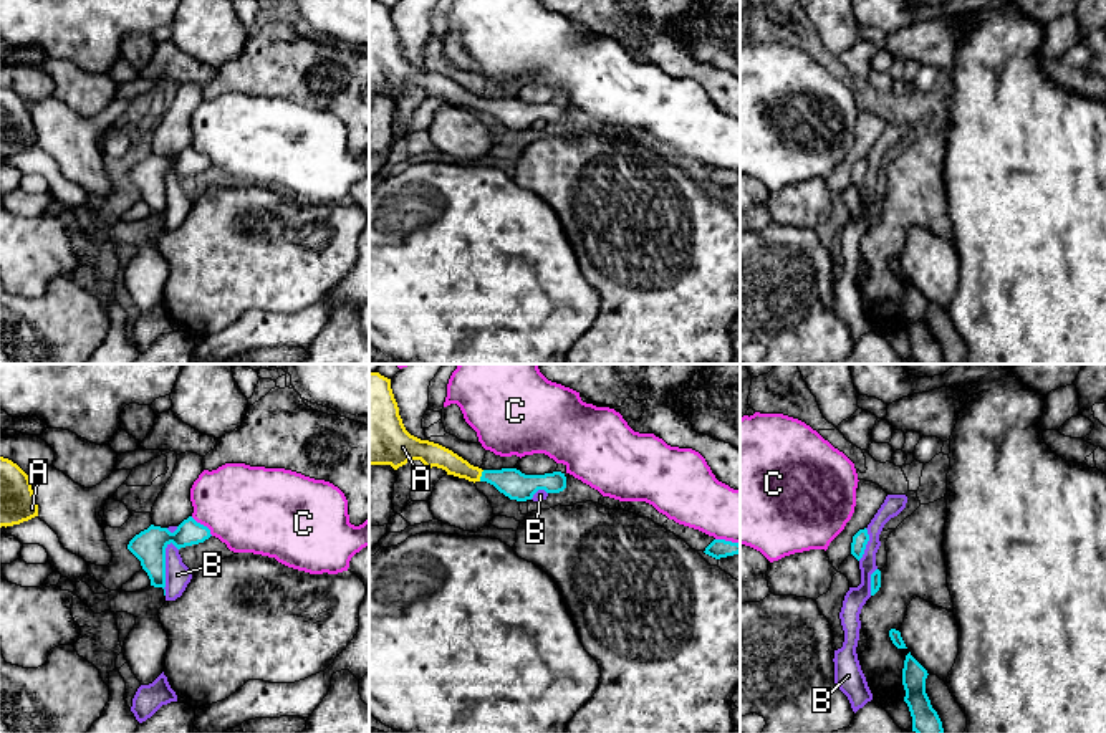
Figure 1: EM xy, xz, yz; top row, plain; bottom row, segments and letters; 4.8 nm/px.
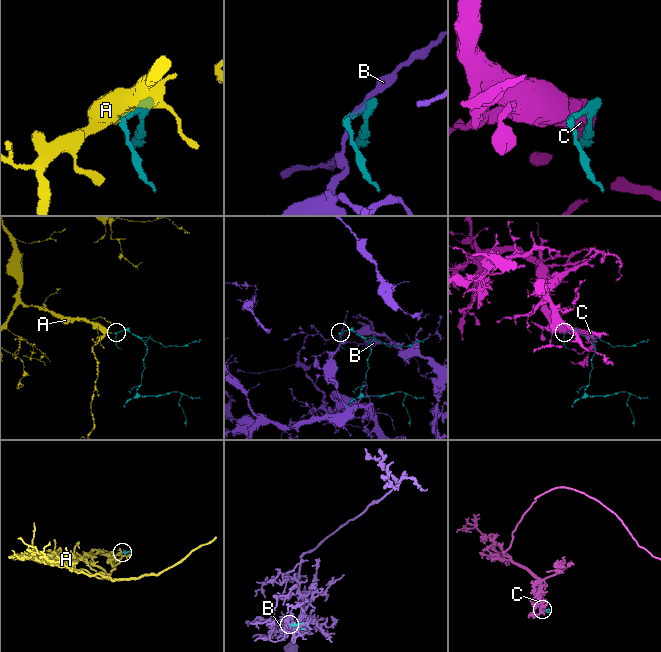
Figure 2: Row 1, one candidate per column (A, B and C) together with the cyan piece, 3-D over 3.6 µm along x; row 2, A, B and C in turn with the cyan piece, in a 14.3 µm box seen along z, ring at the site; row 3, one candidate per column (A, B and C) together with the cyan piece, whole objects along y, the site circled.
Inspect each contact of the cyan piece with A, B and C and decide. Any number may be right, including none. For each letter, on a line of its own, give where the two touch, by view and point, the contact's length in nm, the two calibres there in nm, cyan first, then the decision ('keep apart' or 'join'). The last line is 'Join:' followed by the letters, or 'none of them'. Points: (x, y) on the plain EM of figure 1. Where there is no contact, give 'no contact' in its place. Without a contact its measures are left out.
A: xz (482, 105) | 60 nm | 140/110 nm | join
B: xy (164, 197) | 260 nm | 160/120 nm | keep apart
C: xy (202, 154) | 140 nm | 140/420 nm | keep apart
Join: A

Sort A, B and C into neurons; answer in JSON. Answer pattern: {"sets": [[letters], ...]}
{"sets": [["A"], ["B"], ["C"]]}

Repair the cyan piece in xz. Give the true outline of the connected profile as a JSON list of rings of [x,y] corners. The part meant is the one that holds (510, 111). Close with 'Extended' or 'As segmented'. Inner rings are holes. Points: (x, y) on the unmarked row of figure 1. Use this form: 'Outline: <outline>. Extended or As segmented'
Outline: [[[369,2],[369,96],[391,94],[394,99],[409,89],[421,89],[426,98],[442,98],[447,104],[469,111],[487,111],[510,129],[531,129],[538,119],[560,122],[566,117],[561,101],[525,104],[517,98],[482,99],[452,79],[411,65],[399,45],[391,8]]]. Extended

